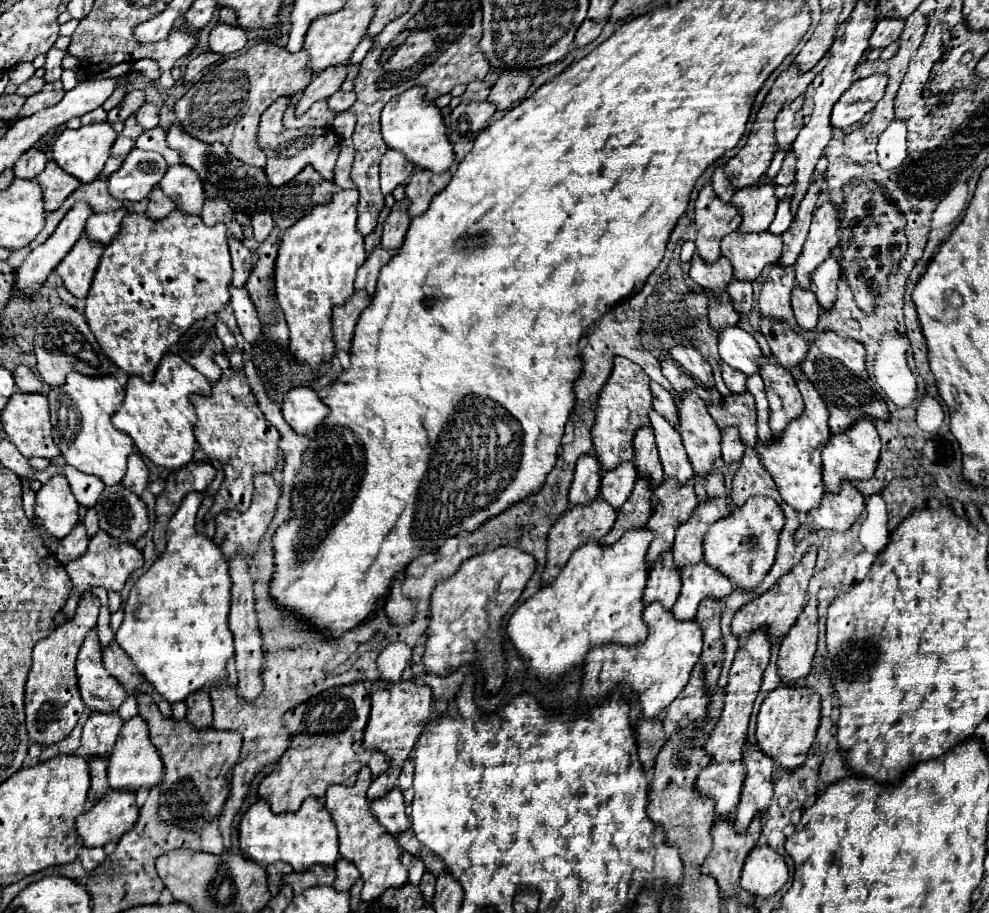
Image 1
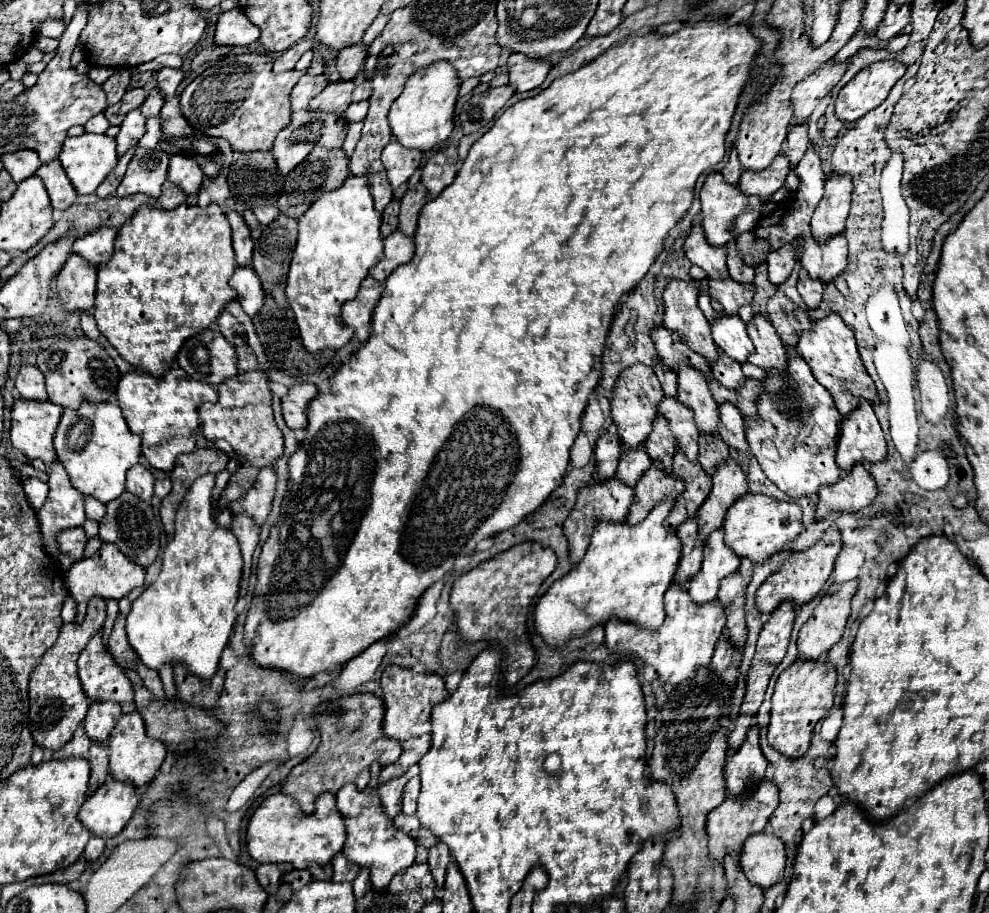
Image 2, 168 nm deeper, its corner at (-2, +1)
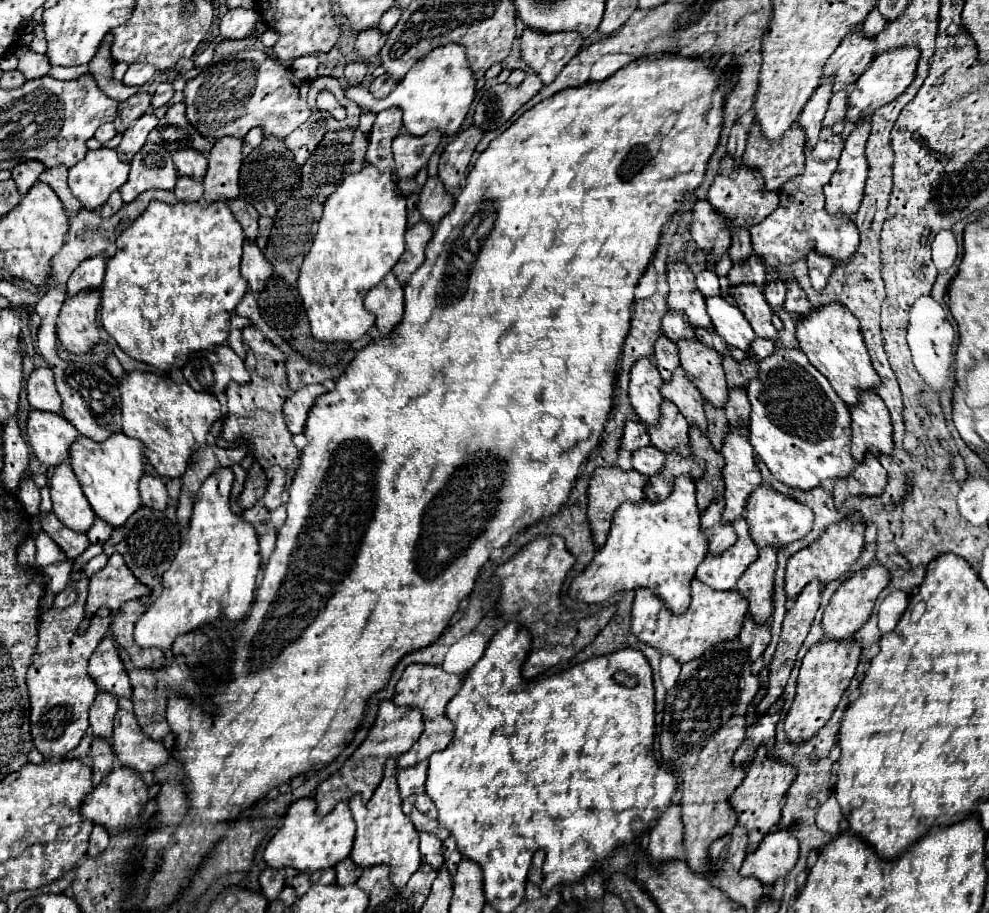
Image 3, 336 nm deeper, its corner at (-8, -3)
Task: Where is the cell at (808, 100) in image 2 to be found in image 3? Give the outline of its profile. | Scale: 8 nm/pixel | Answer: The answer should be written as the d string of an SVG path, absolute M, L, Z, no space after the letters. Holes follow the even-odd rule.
M855 28L855 32L847 34L833 56L825 62L821 82L833 78L833 94L849 88L867 70L867 64L873 60L873 48L875 40L865 38L861 28Z

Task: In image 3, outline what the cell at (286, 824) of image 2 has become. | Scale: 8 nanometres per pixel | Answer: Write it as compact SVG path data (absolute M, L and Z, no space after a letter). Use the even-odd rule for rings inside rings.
M299 798L291 802L283 816L283 826L277 830L277 834L269 840L265 846L265 862L271 868L297 868L299 872L313 874L317 870L333 868L337 862L345 860L351 852L355 836L355 822L351 818L349 806L345 800L341 800L333 812L325 818L315 816L315 802L311 798Z

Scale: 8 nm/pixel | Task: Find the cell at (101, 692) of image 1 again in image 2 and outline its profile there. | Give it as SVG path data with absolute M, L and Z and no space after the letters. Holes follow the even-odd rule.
M95 634L79 654L79 678L89 700L133 702L133 686L107 652L101 634Z

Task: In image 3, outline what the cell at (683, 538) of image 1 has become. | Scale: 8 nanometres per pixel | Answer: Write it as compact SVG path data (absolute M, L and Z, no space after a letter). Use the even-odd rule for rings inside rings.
M743 428L743 432L731 430L725 436L721 454L725 458L725 508L721 512L721 520L733 522L735 518L741 518L747 496L761 484L761 474L755 464L755 454L749 444L747 428Z

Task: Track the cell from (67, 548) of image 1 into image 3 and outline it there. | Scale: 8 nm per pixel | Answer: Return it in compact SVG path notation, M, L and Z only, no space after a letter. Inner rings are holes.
M53 512L39 514L39 522L41 522L41 528L45 532L49 532L49 536L55 540L55 544L59 544L59 548L63 548L63 552L67 554L69 560L75 560L77 556L81 556L85 552L85 548L89 546L87 534L65 528Z

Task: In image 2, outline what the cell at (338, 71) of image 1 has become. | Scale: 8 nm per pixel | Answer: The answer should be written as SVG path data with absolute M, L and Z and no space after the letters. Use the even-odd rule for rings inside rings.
M353 44L353 46L347 46L339 52L337 56L337 70L341 74L343 80L353 80L357 76L357 72L361 70L365 58L367 58L367 50L369 46L365 44Z

